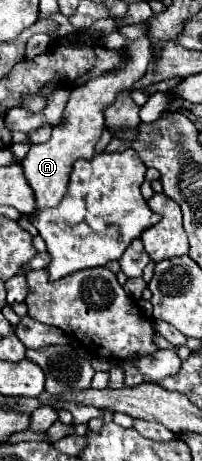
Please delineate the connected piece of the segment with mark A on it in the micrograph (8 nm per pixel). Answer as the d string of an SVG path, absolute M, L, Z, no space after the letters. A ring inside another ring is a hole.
M146 37L128 41L126 55L128 55L128 63L122 71L118 71L114 75L102 75L100 79L88 81L84 87L72 89L70 101L66 105L64 121L54 127L50 141L46 141L44 145L30 145L30 151L22 159L22 169L24 169L26 181L32 187L34 197L36 197L34 213L48 209L48 207L56 207L62 201L62 197L68 191L68 181L70 181L72 165L76 159L94 157L94 145L100 139L100 133L104 131L104 109L116 99L118 91L122 91L124 87L132 87L132 83L136 83L136 79L140 79L140 75L144 75L148 63L152 59L150 41Z

